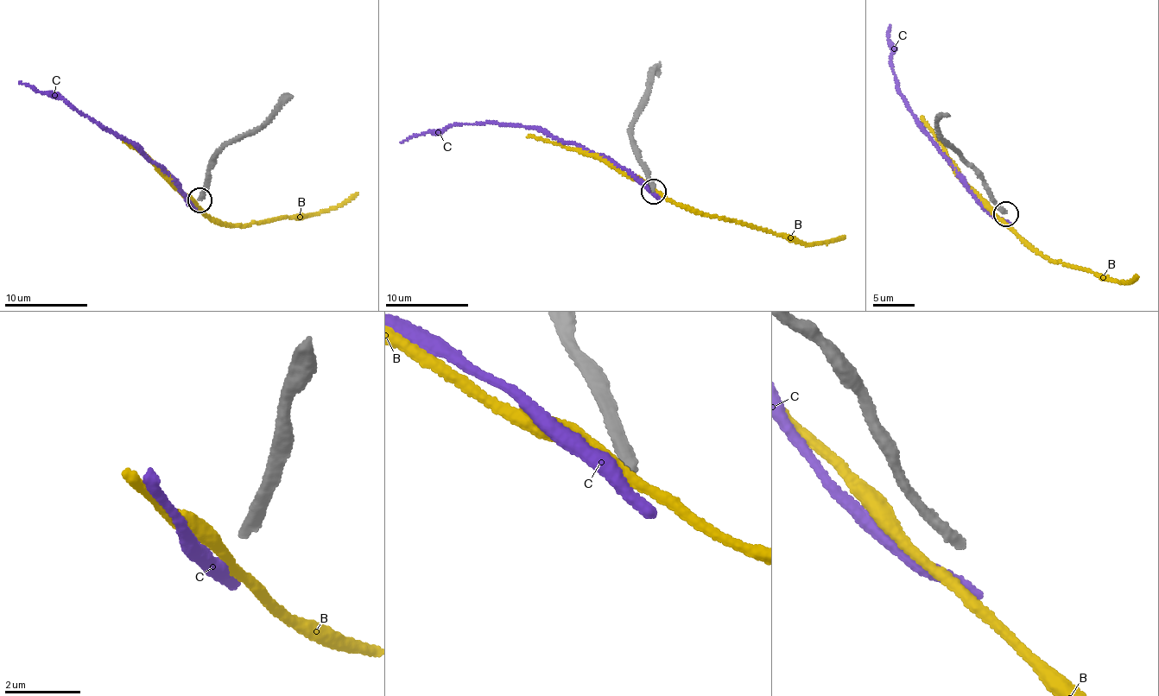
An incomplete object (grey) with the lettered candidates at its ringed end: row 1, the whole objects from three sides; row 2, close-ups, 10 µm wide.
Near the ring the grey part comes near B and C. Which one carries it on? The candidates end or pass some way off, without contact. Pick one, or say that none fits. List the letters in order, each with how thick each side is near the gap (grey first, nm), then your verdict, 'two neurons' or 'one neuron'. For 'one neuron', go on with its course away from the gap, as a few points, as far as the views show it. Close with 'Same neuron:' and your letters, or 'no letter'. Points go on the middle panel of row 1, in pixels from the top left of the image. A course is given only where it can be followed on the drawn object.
B: 300/280 nm | two neurons
C: 300/480 nm | two neurons
Same neuron: no letter

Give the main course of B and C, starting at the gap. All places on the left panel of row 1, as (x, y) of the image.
B: (199, 206), (211, 218), (241, 225), (336, 209), (357, 192)
C: (195, 206), (159, 166), (148, 161), (127, 141), (103, 129), (58, 97), (35, 91), (19, 81)

